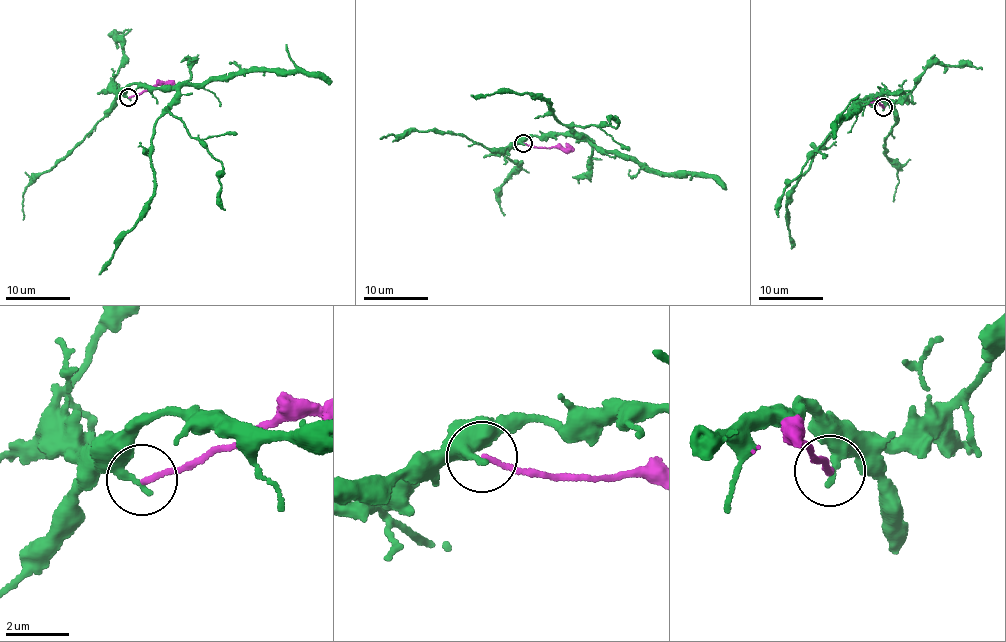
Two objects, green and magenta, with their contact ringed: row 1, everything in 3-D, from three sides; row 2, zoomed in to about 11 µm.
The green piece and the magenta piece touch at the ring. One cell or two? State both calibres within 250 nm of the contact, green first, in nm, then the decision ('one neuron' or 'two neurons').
380/160 nm | two neurons

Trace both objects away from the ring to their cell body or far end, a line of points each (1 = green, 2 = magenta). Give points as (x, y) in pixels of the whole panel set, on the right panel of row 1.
1: (884, 107), (885, 100), (876, 93), (852, 107), (794, 187), (786, 207), (791, 249)
2: (884, 107), (872, 100)

